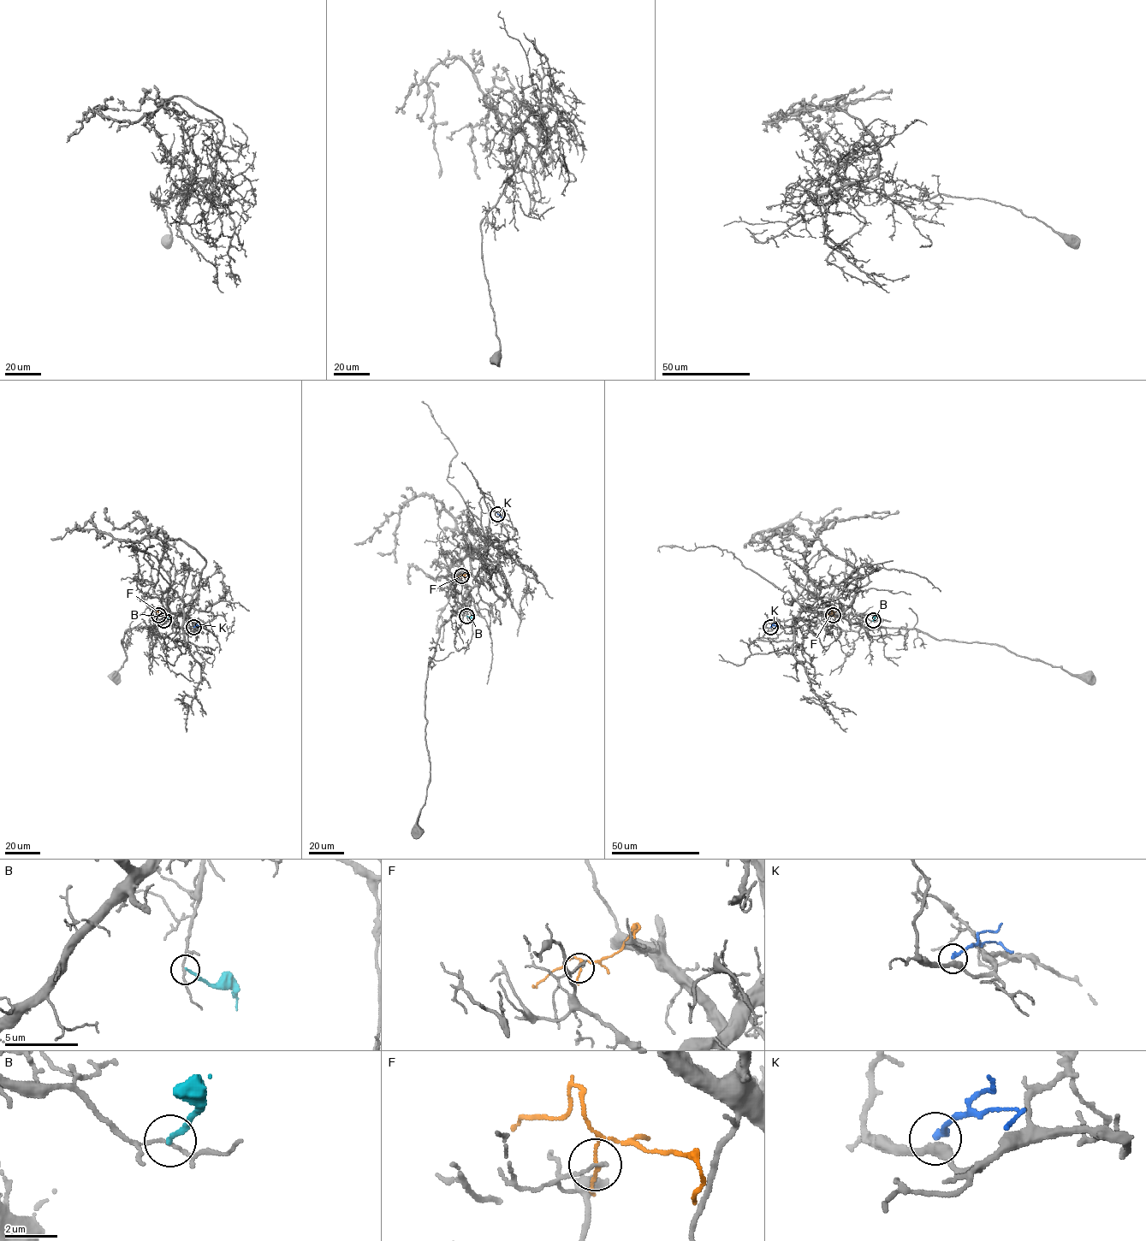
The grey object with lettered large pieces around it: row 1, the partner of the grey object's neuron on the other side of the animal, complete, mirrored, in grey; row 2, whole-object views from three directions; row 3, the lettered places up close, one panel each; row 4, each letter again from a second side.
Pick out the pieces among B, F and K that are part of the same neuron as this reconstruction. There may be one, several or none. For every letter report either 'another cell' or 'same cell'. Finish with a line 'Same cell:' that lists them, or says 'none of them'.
B: another cell
F: another cell
K: another cell
Same cell: none of them

